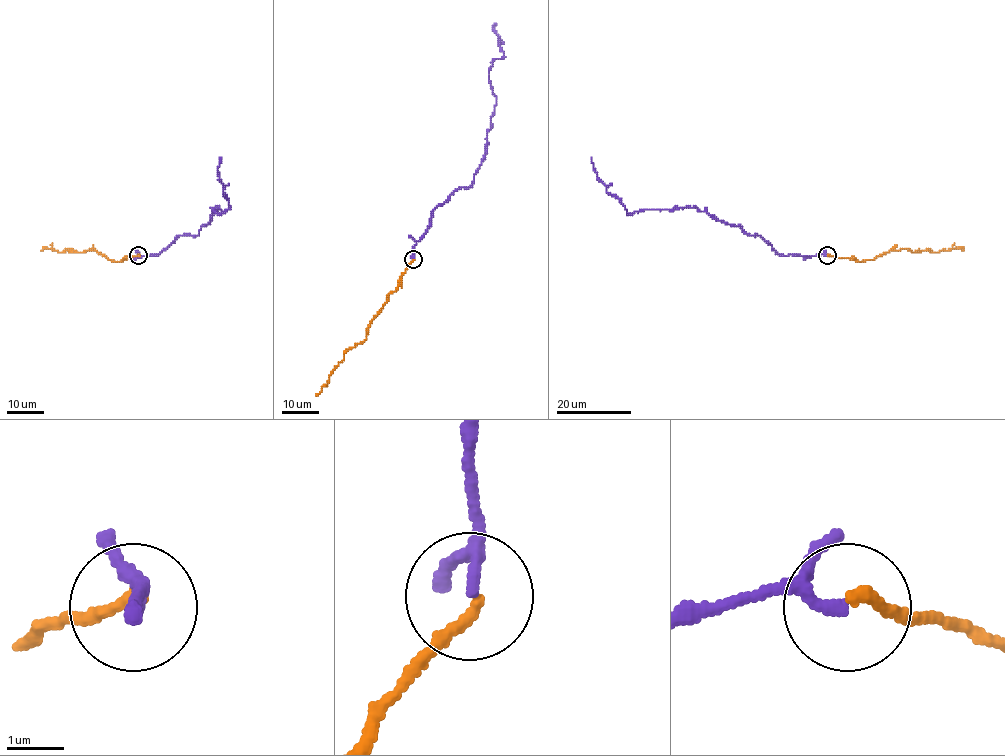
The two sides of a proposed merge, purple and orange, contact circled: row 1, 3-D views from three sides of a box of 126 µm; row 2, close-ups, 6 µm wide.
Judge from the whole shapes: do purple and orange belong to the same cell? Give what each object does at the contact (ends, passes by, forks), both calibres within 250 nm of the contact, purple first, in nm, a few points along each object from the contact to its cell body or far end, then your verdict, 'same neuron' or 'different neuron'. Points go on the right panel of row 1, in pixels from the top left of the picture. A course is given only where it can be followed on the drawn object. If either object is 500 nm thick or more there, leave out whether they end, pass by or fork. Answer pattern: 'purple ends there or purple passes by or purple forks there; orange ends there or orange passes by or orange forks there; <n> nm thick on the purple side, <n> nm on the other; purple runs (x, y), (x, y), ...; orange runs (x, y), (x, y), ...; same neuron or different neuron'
purple passes by; orange ends there; 140 nm thick on the purple side, 200 nm on the other; purple runs (827, 255), (780, 255), (758, 235), (714, 219), (695, 206), (628, 214), (597, 177), (592, 157); orange runs (827, 255), (861, 262), (891, 250), (938, 252), (961, 248), (963, 251); same neuron

